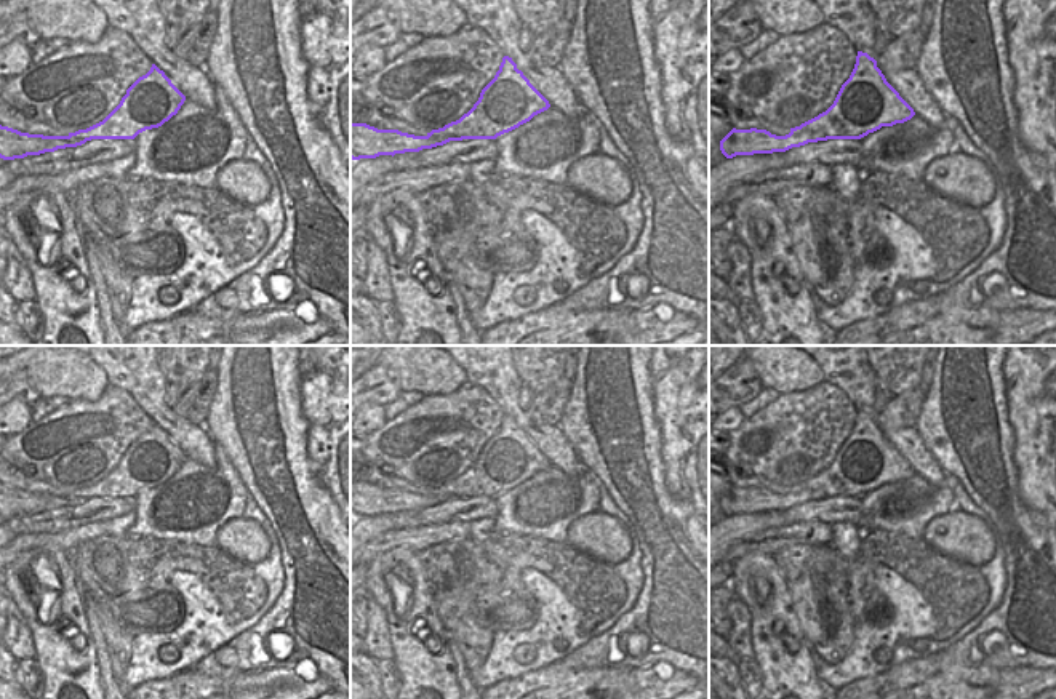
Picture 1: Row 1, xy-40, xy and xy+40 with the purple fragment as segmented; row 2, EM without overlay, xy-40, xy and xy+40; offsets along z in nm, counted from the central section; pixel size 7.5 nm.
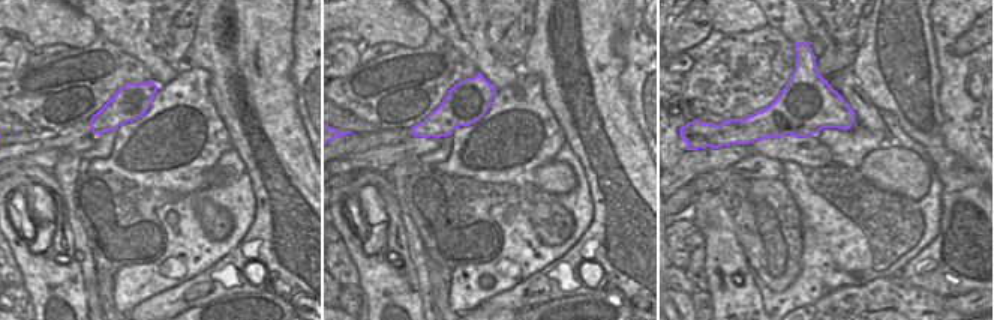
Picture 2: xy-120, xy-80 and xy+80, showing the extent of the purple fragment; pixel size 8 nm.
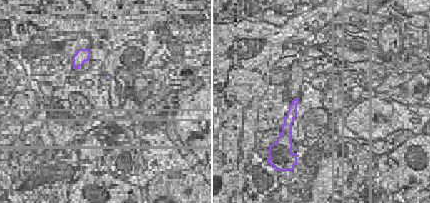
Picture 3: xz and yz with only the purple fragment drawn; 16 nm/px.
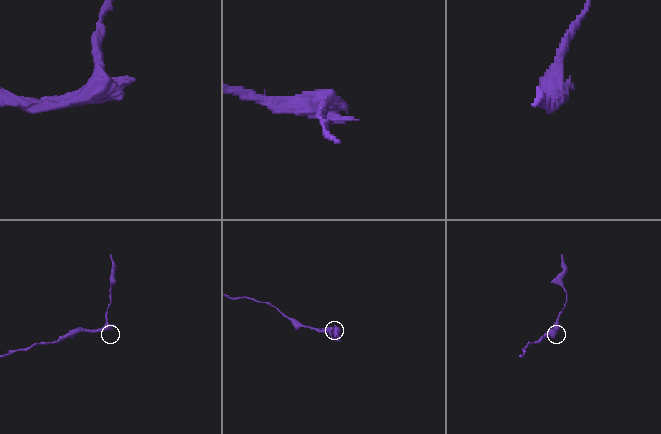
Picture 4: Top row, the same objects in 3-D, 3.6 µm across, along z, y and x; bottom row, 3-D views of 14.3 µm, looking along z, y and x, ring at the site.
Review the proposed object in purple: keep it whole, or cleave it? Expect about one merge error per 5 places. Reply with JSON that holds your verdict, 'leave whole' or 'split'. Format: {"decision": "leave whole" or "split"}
{"decision": "split"}

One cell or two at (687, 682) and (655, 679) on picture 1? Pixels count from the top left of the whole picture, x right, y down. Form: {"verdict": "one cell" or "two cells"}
{"verdict": "one cell"}

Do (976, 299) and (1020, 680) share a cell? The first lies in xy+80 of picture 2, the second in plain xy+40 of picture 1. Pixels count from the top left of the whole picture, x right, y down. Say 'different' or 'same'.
same

